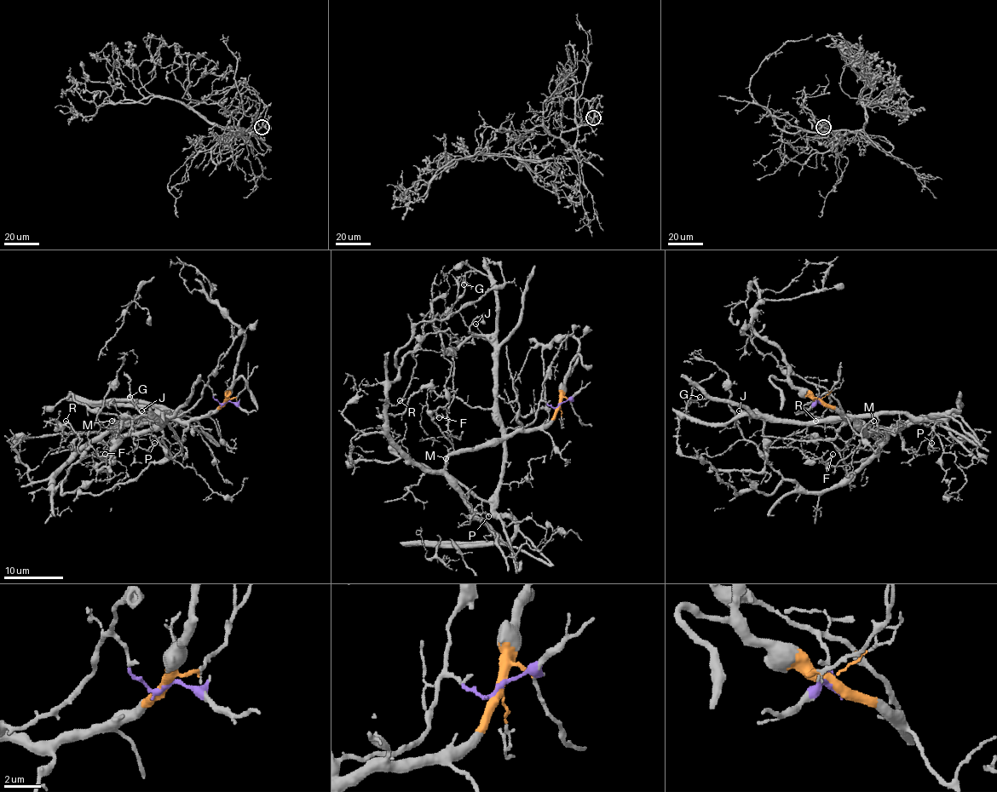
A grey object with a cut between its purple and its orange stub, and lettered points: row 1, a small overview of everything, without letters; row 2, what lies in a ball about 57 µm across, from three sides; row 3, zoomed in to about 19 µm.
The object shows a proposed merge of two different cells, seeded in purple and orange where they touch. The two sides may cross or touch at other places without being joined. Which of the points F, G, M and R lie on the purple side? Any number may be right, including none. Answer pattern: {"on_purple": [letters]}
{"on_purple": ["G"]}

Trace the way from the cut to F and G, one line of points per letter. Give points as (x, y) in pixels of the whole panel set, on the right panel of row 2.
F: (821, 403), (829, 404), (866, 434), (849, 455), (835, 465), (828, 465), (825, 461), (832, 453)
G: (821, 403), (816, 386), (843, 416), (775, 421), (737, 415), (701, 423), (686, 415), (686, 404), (700, 397)

